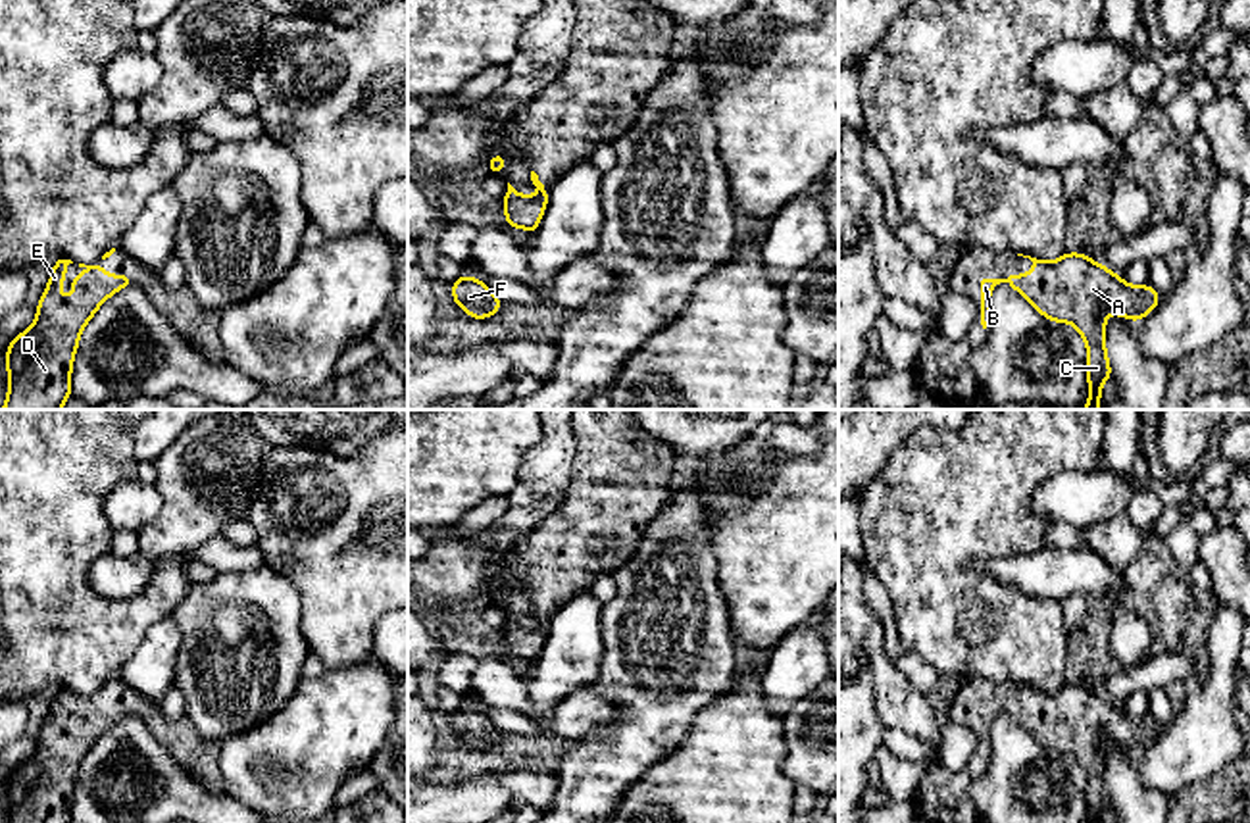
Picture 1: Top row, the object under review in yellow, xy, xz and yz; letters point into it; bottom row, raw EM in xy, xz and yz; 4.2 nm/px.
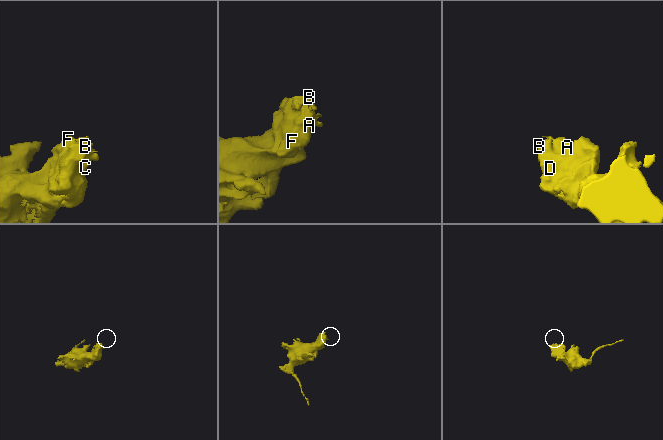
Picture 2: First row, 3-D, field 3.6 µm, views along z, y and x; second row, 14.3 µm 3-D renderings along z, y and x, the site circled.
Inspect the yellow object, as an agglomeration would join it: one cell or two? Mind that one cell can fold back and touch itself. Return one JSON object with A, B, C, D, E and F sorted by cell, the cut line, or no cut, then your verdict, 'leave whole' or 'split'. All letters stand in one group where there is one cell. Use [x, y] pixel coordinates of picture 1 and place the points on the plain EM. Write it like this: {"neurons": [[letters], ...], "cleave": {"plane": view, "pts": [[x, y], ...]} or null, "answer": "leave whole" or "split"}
{"neurons": [["A", "B", "C", "D", "E", "F"]], "cleave": null, "answer": "leave whole"}

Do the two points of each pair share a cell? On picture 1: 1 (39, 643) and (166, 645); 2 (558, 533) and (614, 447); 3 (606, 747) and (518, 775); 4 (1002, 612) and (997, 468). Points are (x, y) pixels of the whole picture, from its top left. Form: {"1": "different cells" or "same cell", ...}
{"1": "different cells", "2": "same cell", "3": "different cells", "4": "same cell"}

